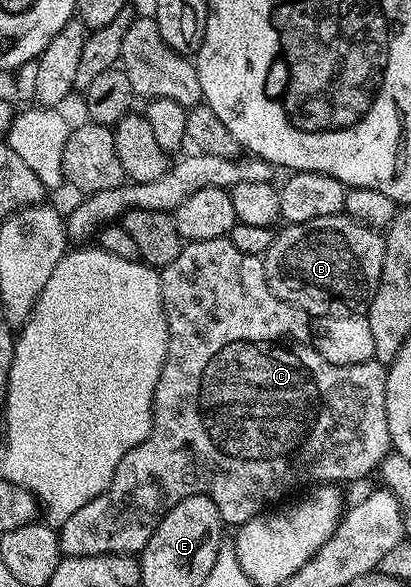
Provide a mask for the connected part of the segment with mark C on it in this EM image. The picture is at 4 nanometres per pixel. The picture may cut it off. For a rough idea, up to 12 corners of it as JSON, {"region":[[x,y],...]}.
{"region":[[262,257],[160,269],[153,429],[60,525],[139,554],[390,455],[386,365],[335,366]]}

